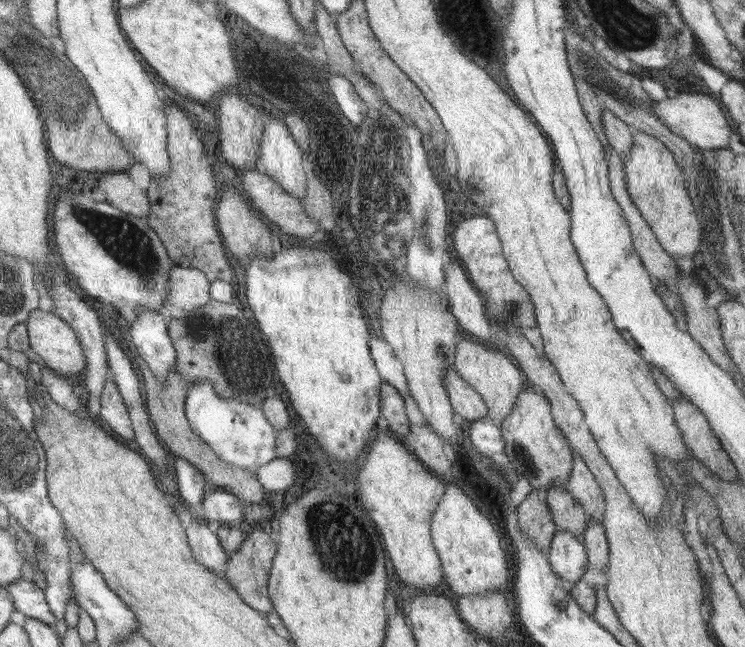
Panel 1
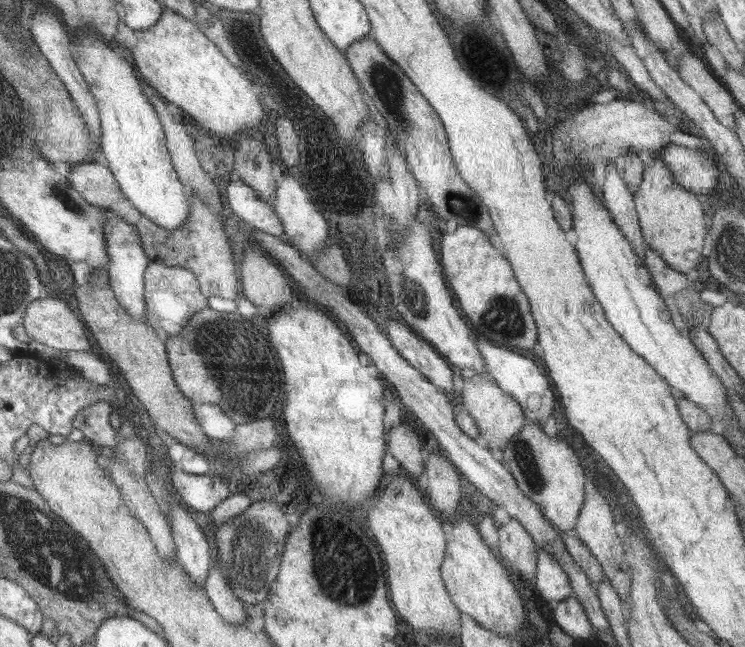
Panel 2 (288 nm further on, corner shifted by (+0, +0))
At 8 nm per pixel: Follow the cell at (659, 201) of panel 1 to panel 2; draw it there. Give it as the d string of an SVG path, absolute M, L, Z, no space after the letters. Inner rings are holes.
M627 154L619 158L621 176L633 194L635 210L639 216L639 226L645 244L655 250L665 264L681 274L687 274L695 264L697 258L683 258L687 252L701 252L703 248L703 210L701 204L695 200L695 194L685 190L681 184L673 180L673 172L657 158L645 158L643 154Z

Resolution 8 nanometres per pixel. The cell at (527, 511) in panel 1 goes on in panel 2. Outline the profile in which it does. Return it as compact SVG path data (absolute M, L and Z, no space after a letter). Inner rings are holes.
M519 518L499 528L499 556L517 570L521 578L535 578L537 570L537 552L539 548L533 542L533 536L519 524Z

